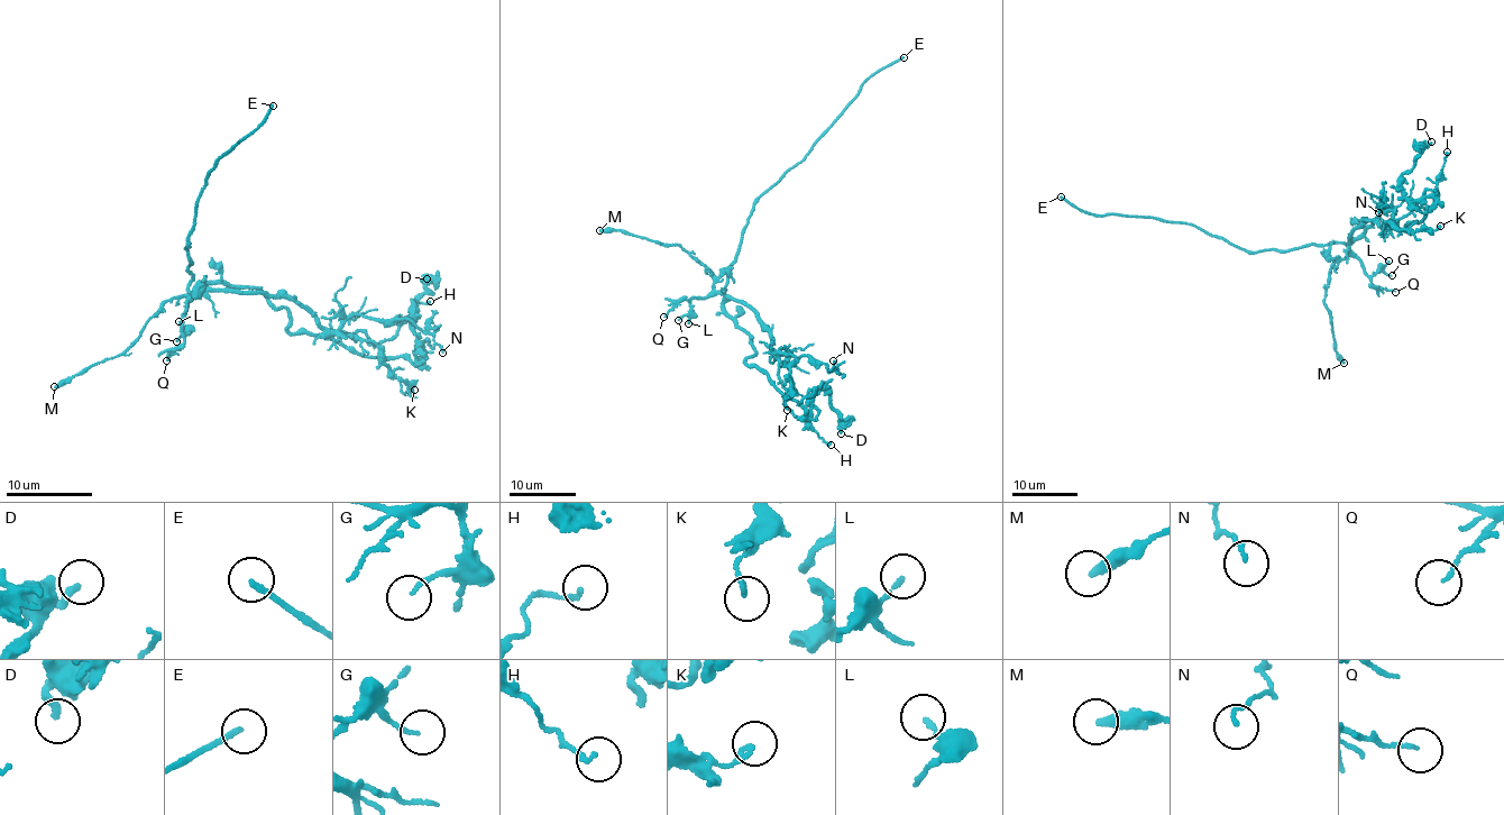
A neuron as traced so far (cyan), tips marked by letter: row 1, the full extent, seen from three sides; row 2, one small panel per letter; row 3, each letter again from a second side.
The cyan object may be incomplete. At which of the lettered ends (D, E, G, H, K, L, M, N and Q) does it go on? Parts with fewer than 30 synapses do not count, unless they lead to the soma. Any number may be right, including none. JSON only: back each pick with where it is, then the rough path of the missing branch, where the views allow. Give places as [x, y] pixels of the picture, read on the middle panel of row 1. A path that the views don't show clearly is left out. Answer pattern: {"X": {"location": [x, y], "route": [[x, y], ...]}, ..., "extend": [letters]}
{"E": {"location": [904, 57], "route": [[904, 57], [944, 29], [948, 11]]}, "extend": ["E"]}

